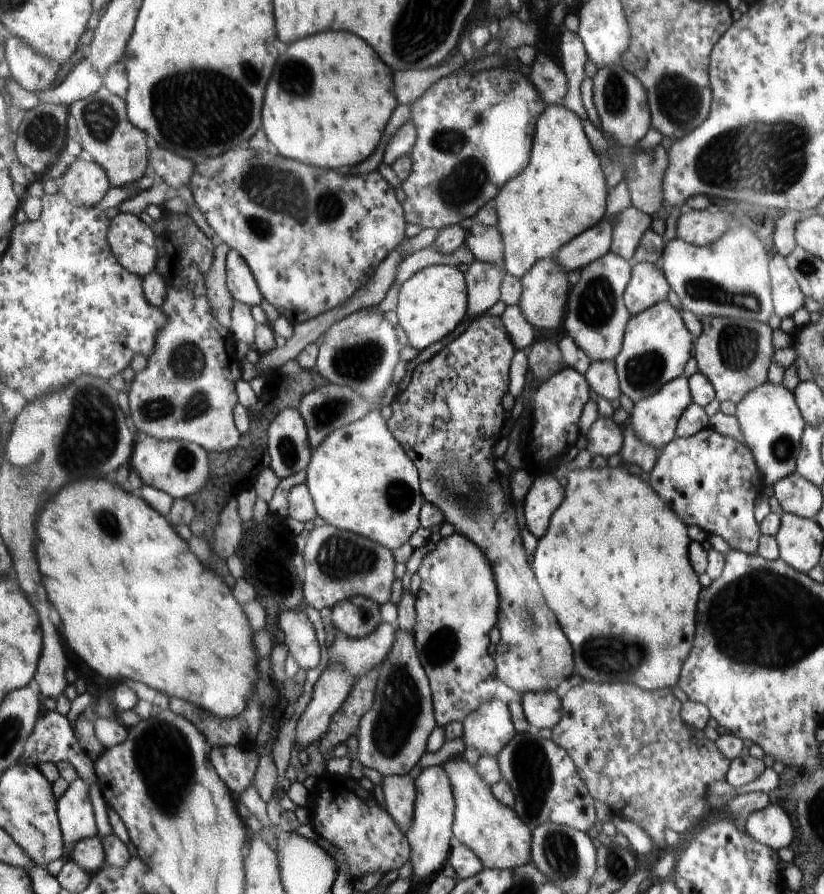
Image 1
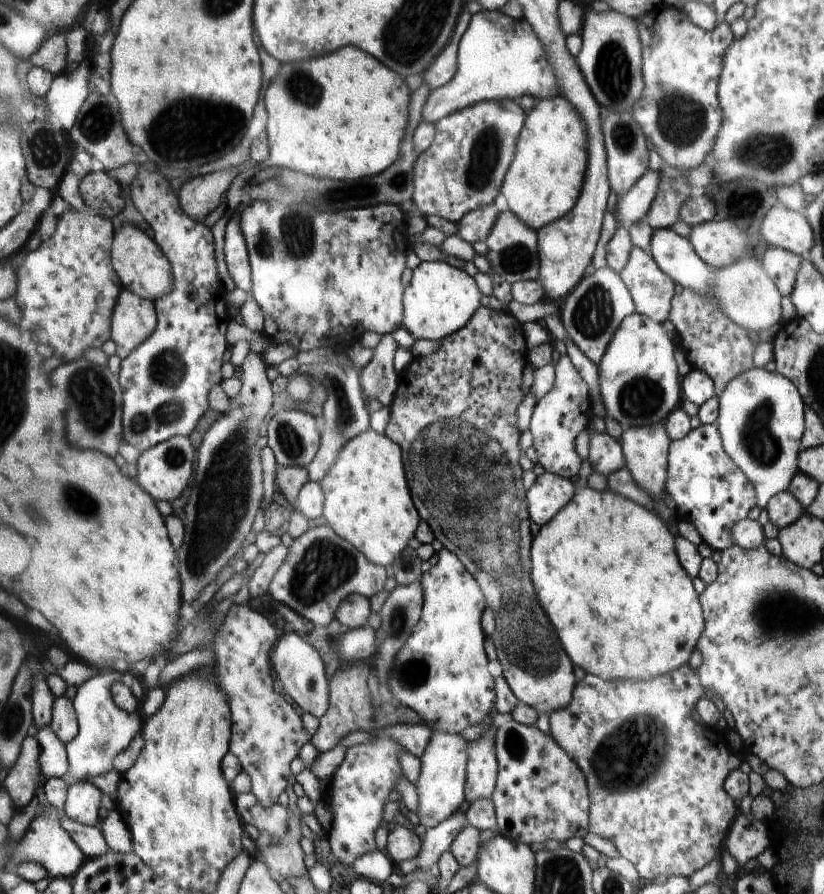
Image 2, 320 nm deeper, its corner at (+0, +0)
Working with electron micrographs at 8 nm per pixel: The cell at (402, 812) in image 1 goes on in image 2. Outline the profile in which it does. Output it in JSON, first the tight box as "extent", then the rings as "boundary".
{"extent":[387,825,420,868],"boundary":[[[391,825],[387,838],[387,854],[397,868],[403,860],[412,860],[419,853],[420,838],[405,827]]]}

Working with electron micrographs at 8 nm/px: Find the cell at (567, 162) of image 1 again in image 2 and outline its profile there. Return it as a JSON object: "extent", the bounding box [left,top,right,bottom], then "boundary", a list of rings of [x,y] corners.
{"extent":[501,95,588,231],"boundary":[[[556,95],[550,100],[537,101],[532,112],[526,115],[512,166],[501,188],[501,194],[508,202],[508,208],[527,227],[537,231],[568,214],[577,204],[584,190],[585,174],[588,170],[588,133],[585,122],[574,105],[565,97]]]}

